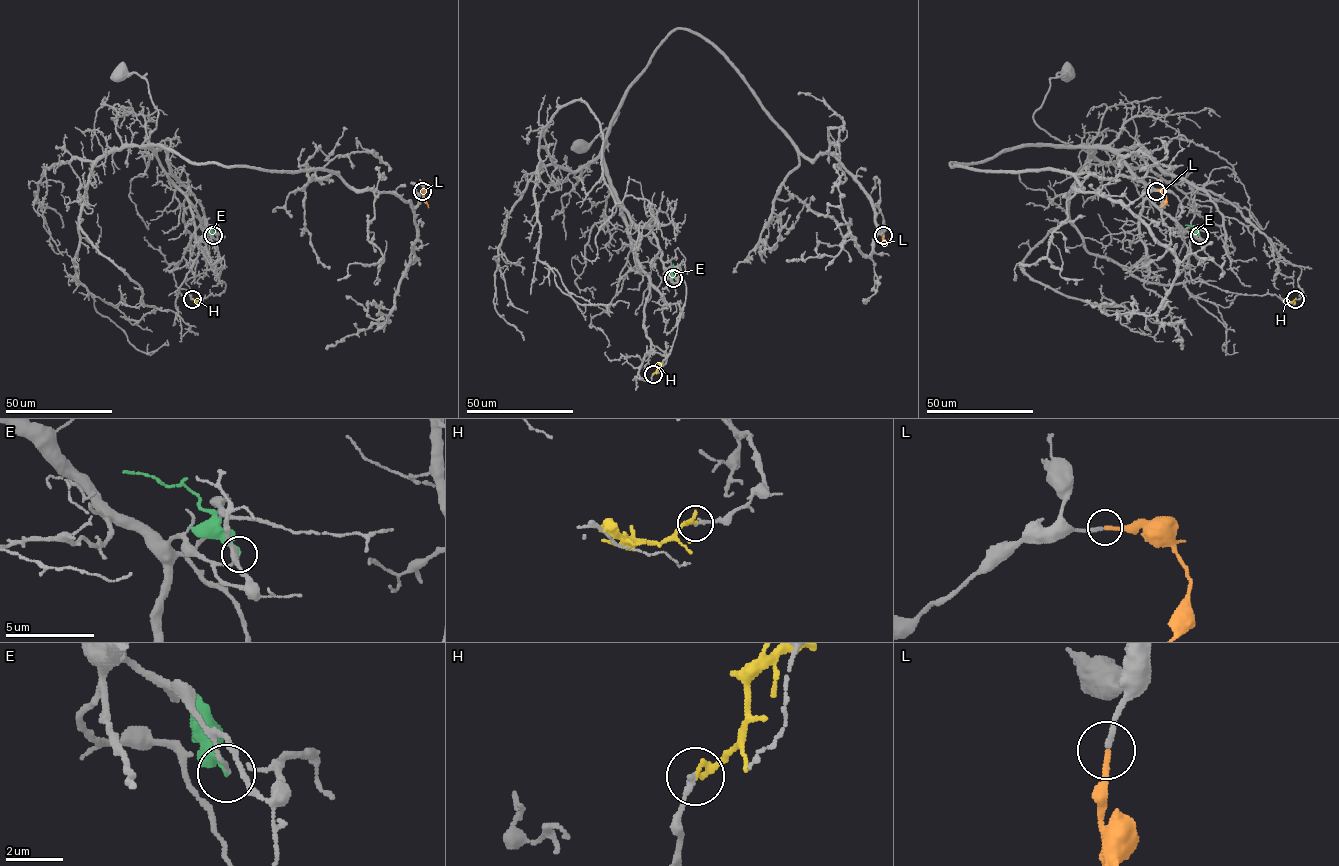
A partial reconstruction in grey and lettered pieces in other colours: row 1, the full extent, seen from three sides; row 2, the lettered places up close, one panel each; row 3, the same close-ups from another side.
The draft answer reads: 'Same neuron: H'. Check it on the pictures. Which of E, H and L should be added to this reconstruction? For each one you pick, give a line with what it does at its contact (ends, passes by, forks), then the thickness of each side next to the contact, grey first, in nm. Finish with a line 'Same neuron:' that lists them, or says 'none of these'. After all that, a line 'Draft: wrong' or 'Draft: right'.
L: it ends | 190/200 nm
Same neuron: L
Draft: wrong

